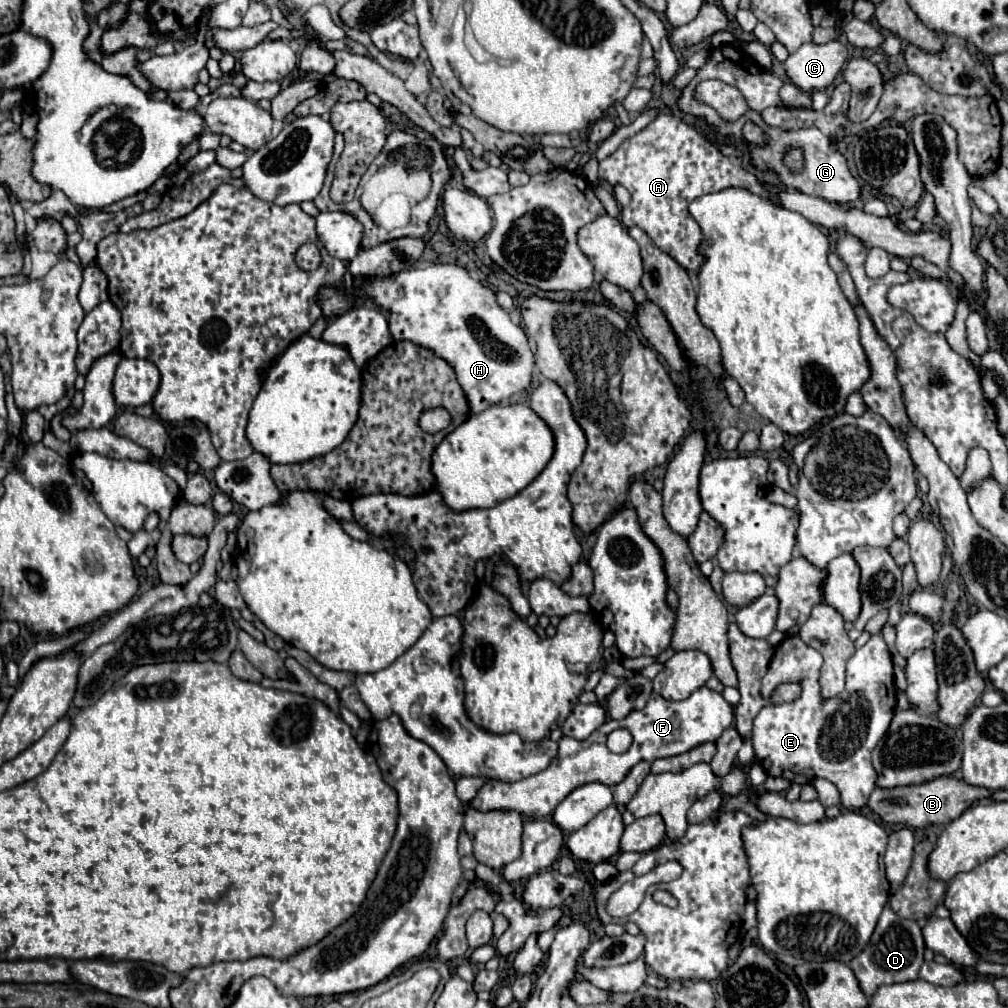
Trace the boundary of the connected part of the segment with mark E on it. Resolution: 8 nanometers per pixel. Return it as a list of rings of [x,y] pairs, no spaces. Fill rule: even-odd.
[[[882,631],[870,635],[868,643],[848,661],[846,691],[844,697],[836,699],[820,697],[818,677],[822,663],[820,653],[808,647],[798,635],[786,637],[776,647],[768,673],[762,677],[762,697],[768,699],[782,681],[800,681],[802,697],[792,703],[766,705],[760,709],[752,727],[754,759],[768,775],[784,777],[790,783],[806,785],[812,781],[812,775],[824,777],[840,789],[844,807],[860,809],[868,805],[868,797],[876,787],[870,753],[888,731],[896,711],[892,655]]]

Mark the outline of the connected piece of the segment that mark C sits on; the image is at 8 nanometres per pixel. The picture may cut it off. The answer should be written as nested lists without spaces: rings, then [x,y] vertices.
[[[830,41],[824,45],[804,43],[786,59],[786,75],[806,93],[822,91],[834,85],[838,73],[848,63],[848,55],[848,47],[840,41]]]

